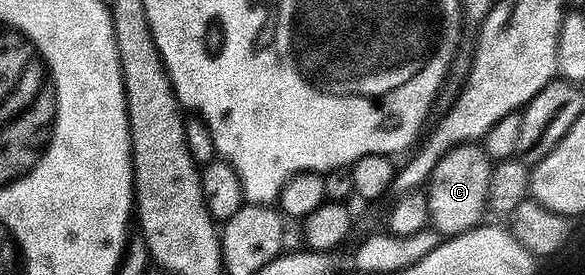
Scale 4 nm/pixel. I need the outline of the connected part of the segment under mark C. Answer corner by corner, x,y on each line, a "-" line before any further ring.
478,144
453,146
442,157
440,164
432,168
424,193
430,209
430,226
438,229
439,235
463,234
483,221
482,213
488,210
486,197
491,169
491,159
487,158
486,151

